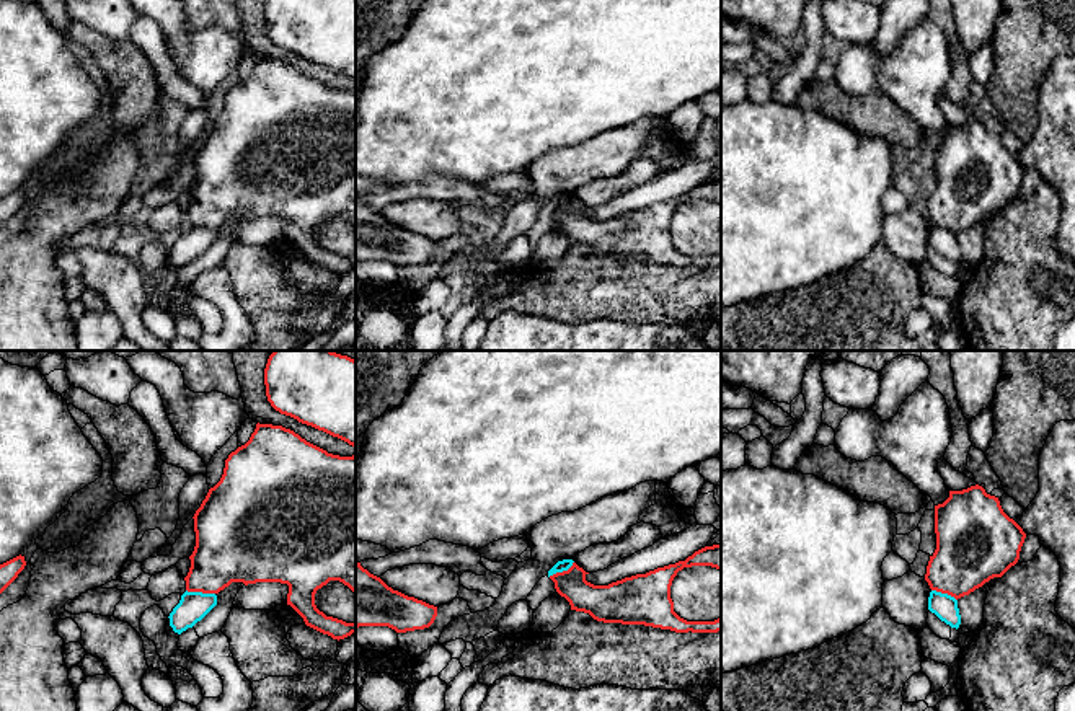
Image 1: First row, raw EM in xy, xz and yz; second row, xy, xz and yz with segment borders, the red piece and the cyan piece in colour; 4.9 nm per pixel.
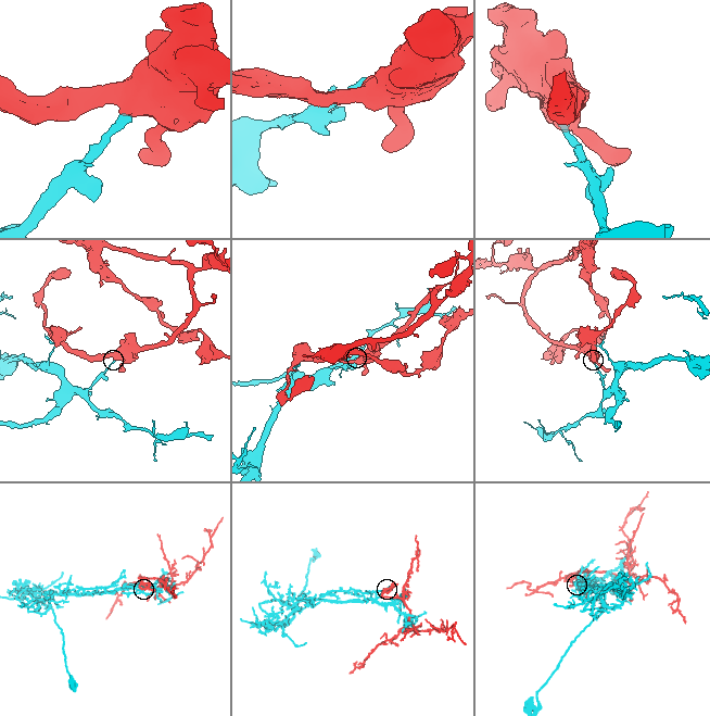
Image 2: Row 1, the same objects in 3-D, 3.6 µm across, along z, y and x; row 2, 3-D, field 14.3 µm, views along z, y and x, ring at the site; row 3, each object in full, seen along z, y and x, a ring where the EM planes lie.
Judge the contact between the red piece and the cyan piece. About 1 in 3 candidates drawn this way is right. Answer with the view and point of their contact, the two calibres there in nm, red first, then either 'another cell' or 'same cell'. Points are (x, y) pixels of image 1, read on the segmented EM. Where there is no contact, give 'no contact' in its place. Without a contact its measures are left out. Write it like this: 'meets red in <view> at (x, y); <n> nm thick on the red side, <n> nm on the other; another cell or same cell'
meets red in xy at (201, 591); 340 nm thick on the red side, 150 nm on the other; another cell

